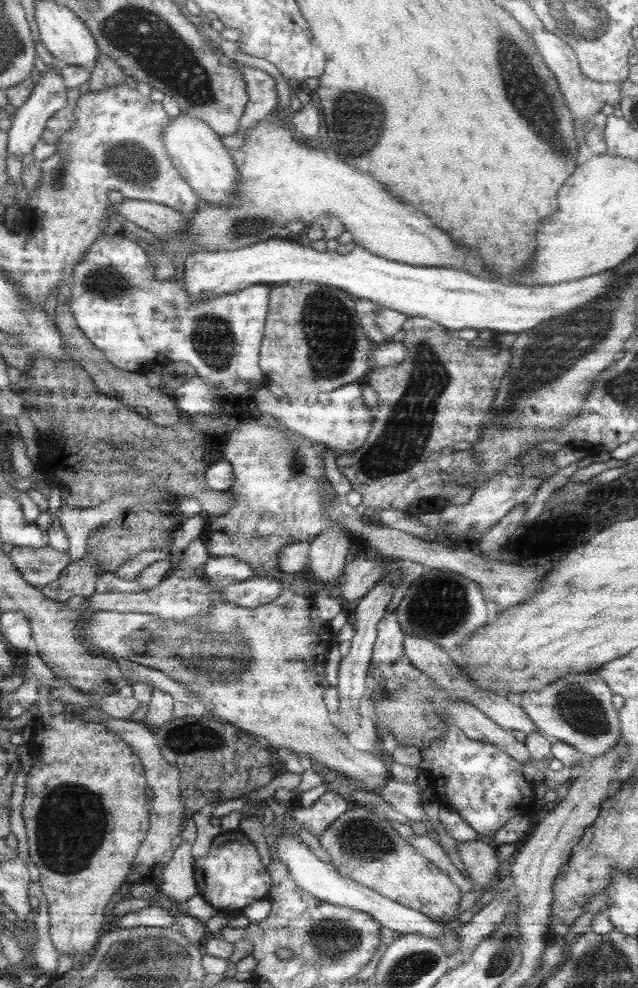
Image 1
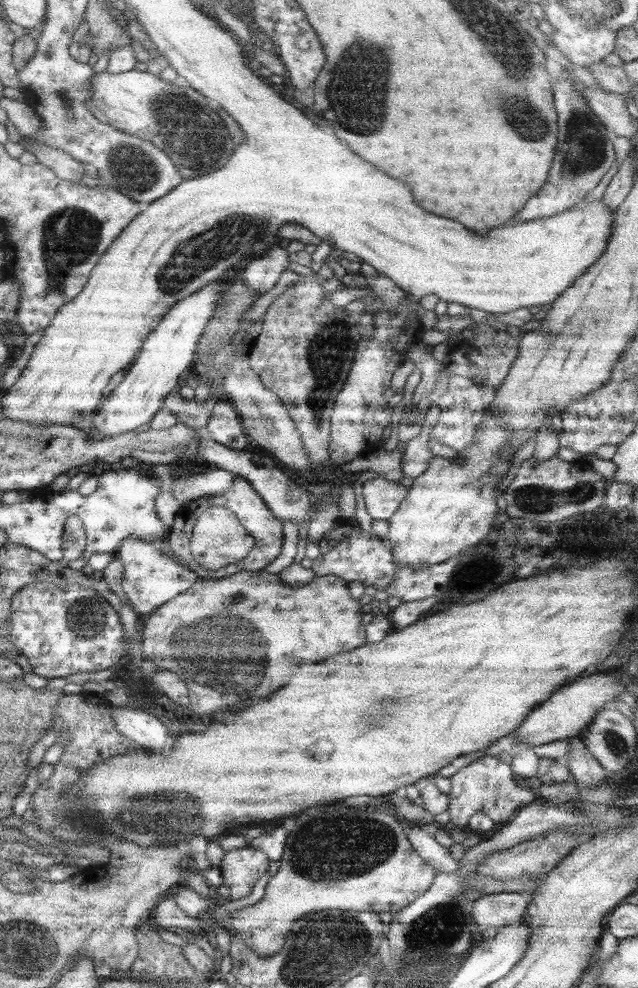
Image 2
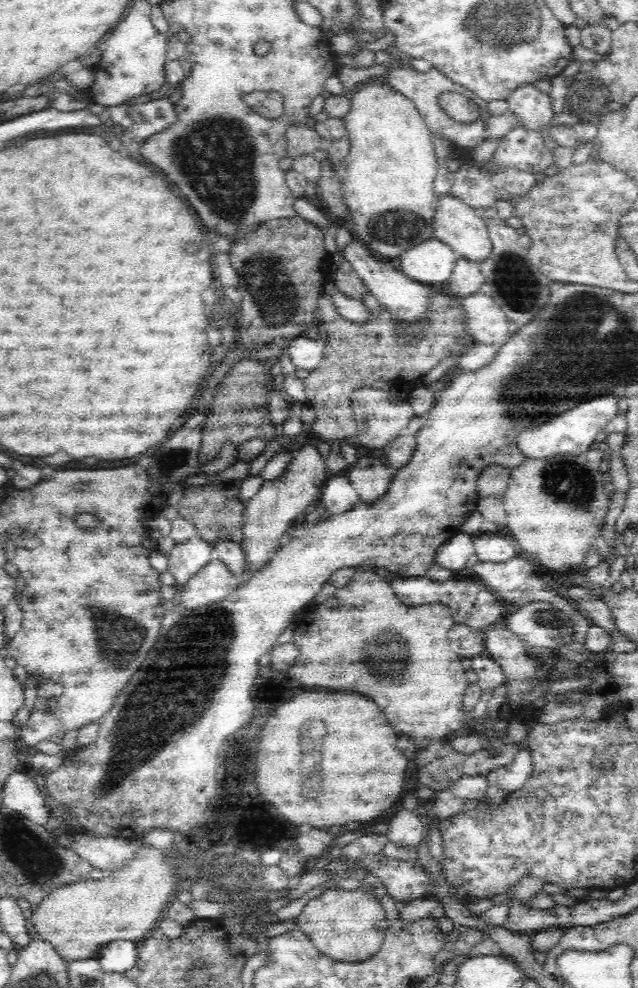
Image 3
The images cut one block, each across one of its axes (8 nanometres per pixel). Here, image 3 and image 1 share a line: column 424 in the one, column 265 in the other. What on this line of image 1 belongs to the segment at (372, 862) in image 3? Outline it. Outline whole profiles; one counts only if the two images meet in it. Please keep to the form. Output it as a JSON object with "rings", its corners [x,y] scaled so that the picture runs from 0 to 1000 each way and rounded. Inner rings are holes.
{"rings":[[[384,845],[371,850],[353,850],[340,856],[334,854],[321,866],[301,869],[301,876],[310,906],[342,925],[375,924],[387,916],[420,906],[420,882],[409,876],[400,856]]]}

